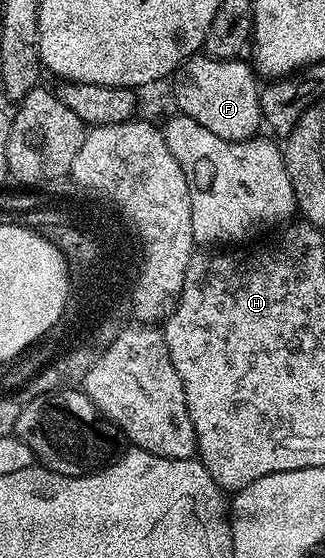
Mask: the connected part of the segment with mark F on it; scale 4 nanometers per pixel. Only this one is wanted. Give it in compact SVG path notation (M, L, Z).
M198 53L177 68L171 82L178 112L215 133L215 137L238 143L254 138L260 132L257 130L262 130L259 79L244 58L214 59L211 55Z

